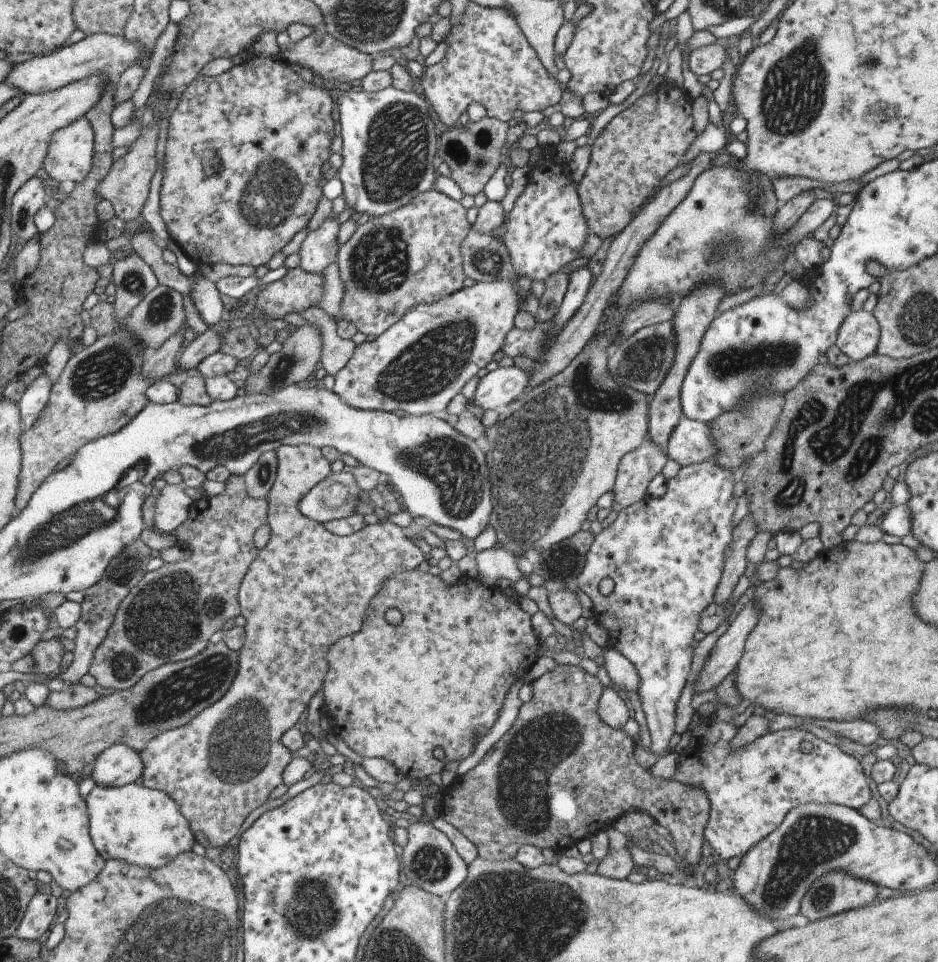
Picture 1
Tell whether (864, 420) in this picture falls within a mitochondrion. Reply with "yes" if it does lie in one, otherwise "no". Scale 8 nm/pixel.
yes

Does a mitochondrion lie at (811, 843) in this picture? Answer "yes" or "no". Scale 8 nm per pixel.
yes

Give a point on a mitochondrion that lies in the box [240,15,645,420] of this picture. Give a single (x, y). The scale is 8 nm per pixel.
(395, 152)

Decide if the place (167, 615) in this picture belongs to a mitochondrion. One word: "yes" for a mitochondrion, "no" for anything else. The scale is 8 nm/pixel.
yes

